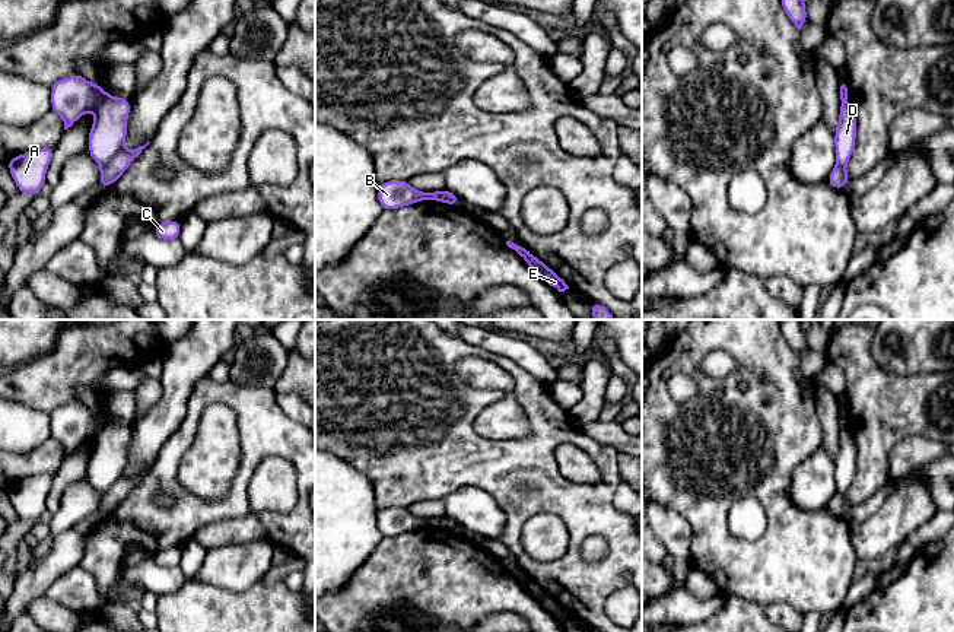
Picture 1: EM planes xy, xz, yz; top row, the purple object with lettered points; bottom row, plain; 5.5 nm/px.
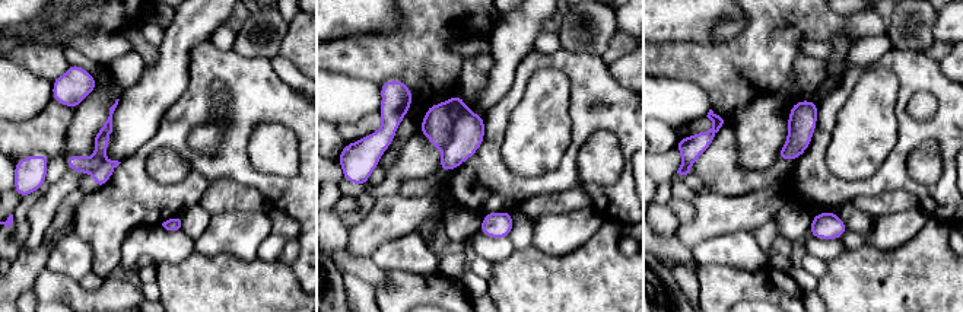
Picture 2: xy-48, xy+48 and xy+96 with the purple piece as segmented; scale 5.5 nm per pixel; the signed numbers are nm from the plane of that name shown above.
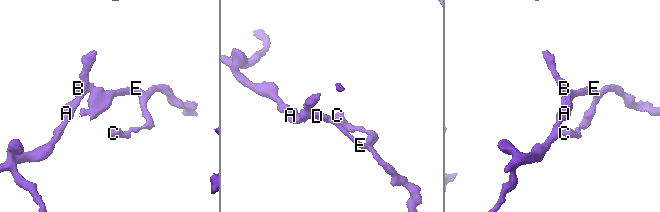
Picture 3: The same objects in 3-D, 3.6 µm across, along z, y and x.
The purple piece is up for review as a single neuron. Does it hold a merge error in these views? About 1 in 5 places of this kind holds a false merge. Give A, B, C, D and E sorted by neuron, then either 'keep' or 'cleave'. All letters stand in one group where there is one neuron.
A B / C D E | cleave

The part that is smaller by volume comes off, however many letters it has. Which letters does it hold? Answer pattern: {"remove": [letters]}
{"remove": ["A", "B"]}

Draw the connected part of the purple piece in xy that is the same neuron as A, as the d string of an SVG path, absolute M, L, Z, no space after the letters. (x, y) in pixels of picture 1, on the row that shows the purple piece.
M39 147L36 150L12 156L7 161L10 175L19 193L36 196L45 184L45 172L51 163L55 147Z

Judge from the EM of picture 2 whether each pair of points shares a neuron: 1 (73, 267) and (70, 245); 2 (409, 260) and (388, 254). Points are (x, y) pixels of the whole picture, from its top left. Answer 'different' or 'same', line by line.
1: same
2: same

